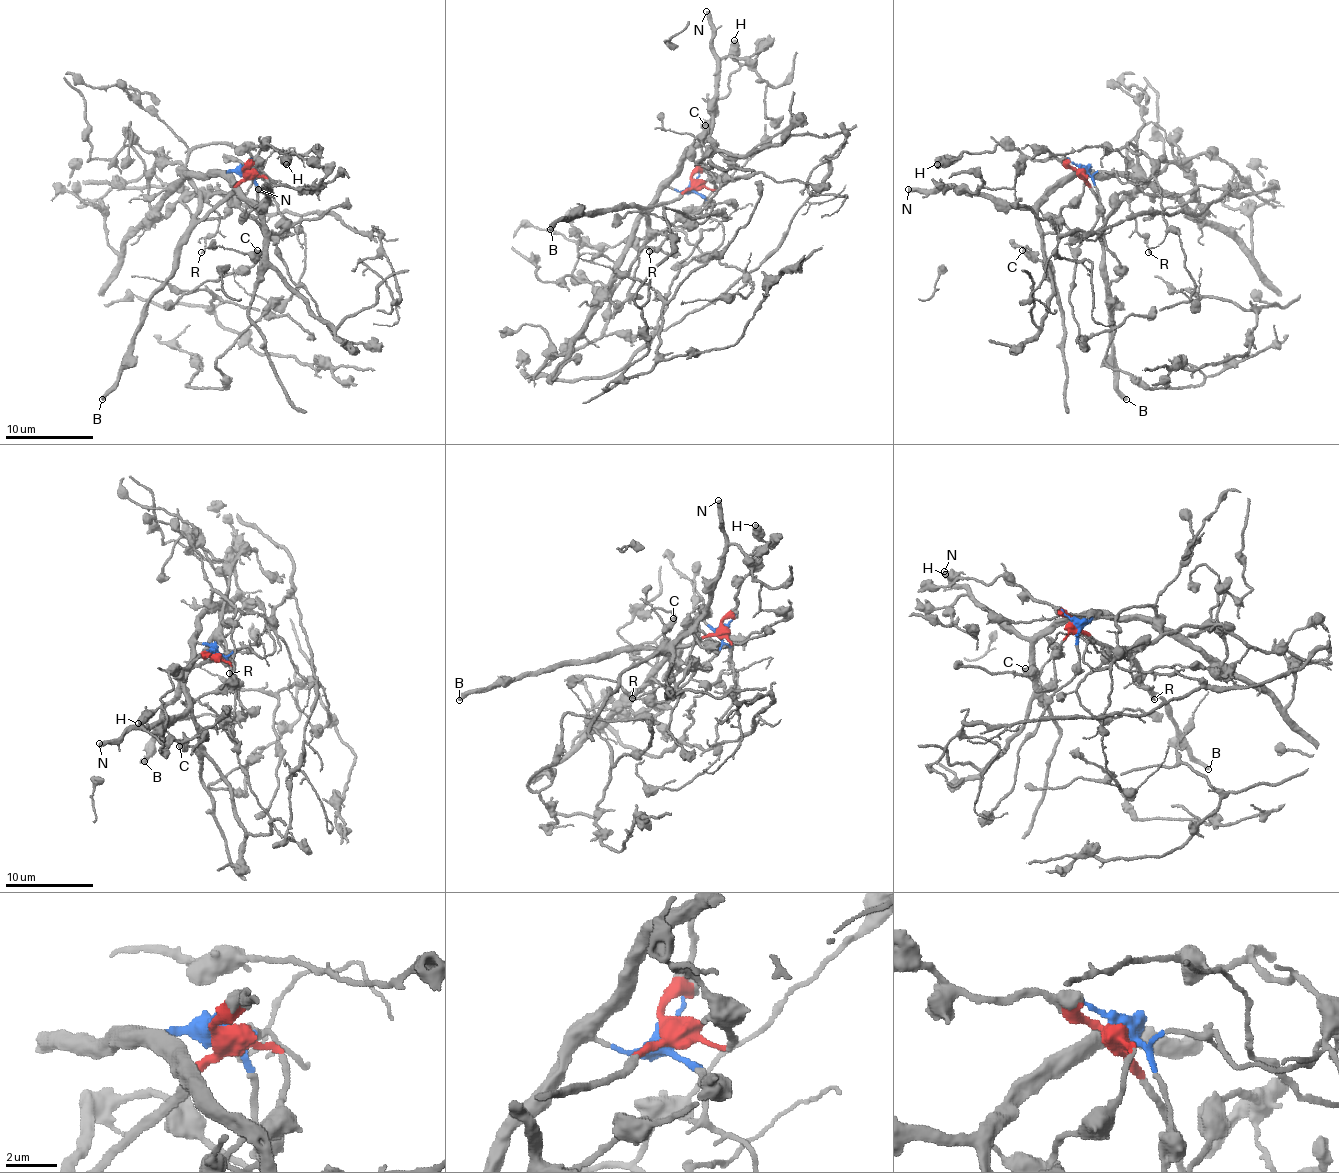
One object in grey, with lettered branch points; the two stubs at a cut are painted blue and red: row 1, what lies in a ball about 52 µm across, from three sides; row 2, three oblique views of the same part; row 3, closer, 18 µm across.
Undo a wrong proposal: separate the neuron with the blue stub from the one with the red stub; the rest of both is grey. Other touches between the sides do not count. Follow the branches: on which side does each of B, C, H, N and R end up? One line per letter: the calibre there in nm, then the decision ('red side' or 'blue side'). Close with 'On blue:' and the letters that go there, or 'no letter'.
B: 360 nm | red side
C: 480 nm | blue side
H: 550 nm | red side
N: 400 nm | blue side
R: 140 nm | red side
On blue: C, N

